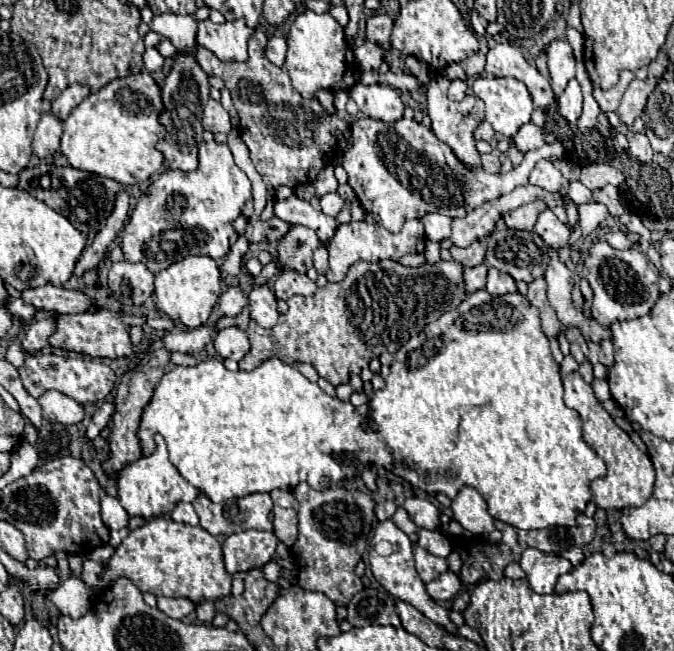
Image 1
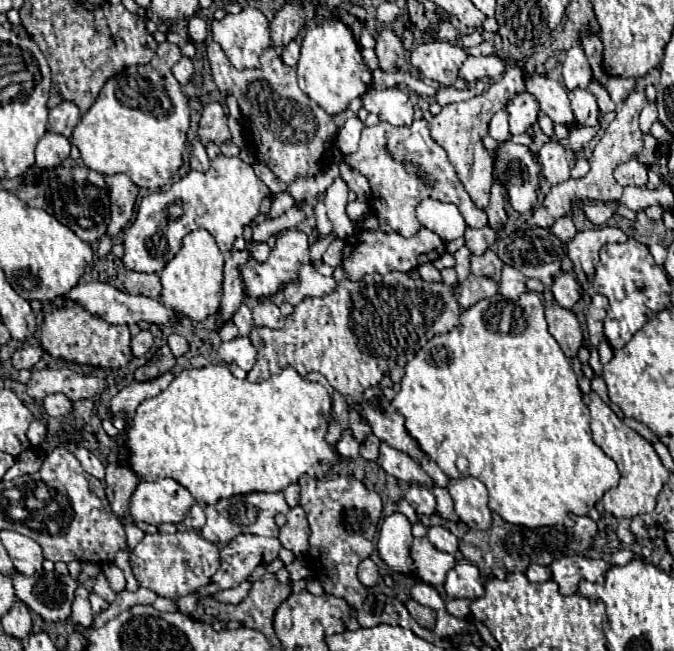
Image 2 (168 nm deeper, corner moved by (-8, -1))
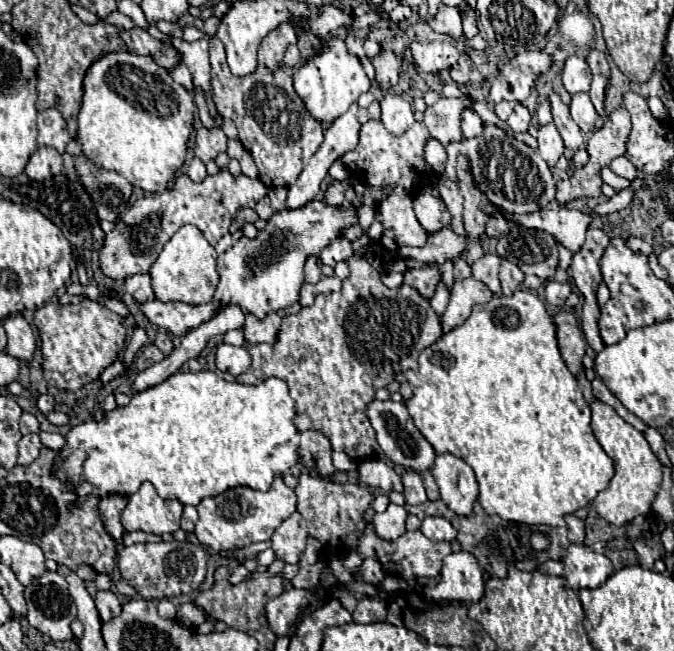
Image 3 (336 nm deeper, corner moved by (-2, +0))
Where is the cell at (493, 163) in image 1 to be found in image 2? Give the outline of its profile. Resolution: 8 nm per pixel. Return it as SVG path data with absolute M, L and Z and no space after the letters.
M495 179L493 187L491 187L491 201L487 207L487 215L489 215L489 223L495 225L495 229L501 229L507 215L503 209L503 183L501 179Z

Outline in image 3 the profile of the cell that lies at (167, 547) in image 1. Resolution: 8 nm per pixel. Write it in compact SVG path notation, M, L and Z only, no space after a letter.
M159 542L159 544L133 544L125 546L117 564L121 578L137 590L145 600L163 600L189 594L201 586L207 572L207 552L193 542Z

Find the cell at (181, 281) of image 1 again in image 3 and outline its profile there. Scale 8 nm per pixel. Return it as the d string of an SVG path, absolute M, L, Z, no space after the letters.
M181 226L169 242L163 246L161 254L153 262L149 274L153 282L153 292L161 302L185 302L185 304L205 304L213 298L219 276L215 270L217 252L193 226Z

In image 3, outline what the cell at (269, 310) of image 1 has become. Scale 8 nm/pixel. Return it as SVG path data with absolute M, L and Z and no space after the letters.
M271 312L269 316L265 316L265 320L257 320L255 316L245 316L245 344L259 344L259 342L267 342L267 344L275 344L277 340L277 332L281 326L281 316L277 316L275 312Z

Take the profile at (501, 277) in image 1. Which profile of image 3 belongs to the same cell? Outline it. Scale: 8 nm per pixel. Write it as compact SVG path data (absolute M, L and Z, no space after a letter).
M503 260L501 262L501 272L499 272L499 278L501 278L501 286L503 286L503 294L505 296L511 296L521 284L523 284L523 278L525 274L521 272L521 268L509 260Z

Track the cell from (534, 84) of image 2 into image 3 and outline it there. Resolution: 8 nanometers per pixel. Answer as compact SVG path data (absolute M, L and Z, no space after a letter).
M555 92L549 94L549 102L553 106L553 122L557 124L557 130L559 130L561 138L563 138L563 142L565 142L565 148L577 150L585 140L581 136L579 126L573 122L573 118L569 114L569 106L565 106Z

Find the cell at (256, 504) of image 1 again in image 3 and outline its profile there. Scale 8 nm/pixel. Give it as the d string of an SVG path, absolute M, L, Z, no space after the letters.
M275 476L273 484L267 492L259 492L249 486L229 488L227 492L219 494L219 496L203 498L199 502L199 506L197 506L199 520L195 524L195 536L203 546L207 546L215 552L243 548L253 542L271 540L277 526L295 512L295 502L297 502L297 498L295 498L293 488L285 486L281 476Z

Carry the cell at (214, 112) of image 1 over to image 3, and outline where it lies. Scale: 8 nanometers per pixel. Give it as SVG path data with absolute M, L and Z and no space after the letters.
M199 128L197 136L195 136L195 142L197 142L195 156L203 164L207 164L209 160L215 160L221 152L227 150L227 136L223 134L221 128L213 128L213 130Z

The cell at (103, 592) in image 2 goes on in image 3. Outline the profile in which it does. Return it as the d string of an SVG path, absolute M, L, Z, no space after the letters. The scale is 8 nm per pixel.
M107 590L107 592L97 592L95 604L97 604L99 616L101 616L103 622L109 622L111 618L115 618L115 616L121 614L121 602L119 602L119 598L115 596L115 592L111 592L111 590Z

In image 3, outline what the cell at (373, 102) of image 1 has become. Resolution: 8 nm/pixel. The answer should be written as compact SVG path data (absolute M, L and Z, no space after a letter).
M385 94L385 98L381 100L381 110L383 110L381 122L395 136L401 136L415 122L411 104L407 100L403 100L401 96Z

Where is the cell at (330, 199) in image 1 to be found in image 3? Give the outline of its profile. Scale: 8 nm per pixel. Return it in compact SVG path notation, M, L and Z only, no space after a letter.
M337 158L337 160L331 164L329 176L331 176L333 180L345 180L345 178L349 176L349 172L347 172L347 168L345 168L345 164L343 164L341 158Z

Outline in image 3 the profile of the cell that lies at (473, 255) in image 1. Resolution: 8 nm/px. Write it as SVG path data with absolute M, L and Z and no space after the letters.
M487 254L481 260L477 260L471 268L473 268L473 278L481 280L495 296L501 294L501 284L499 284L499 264L501 258Z

